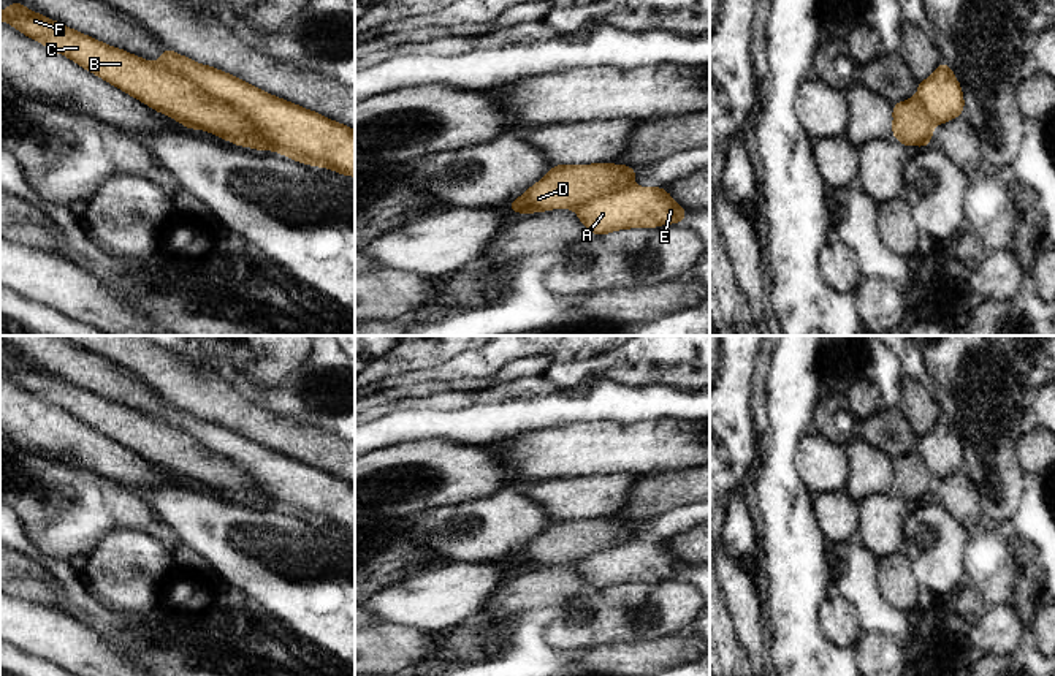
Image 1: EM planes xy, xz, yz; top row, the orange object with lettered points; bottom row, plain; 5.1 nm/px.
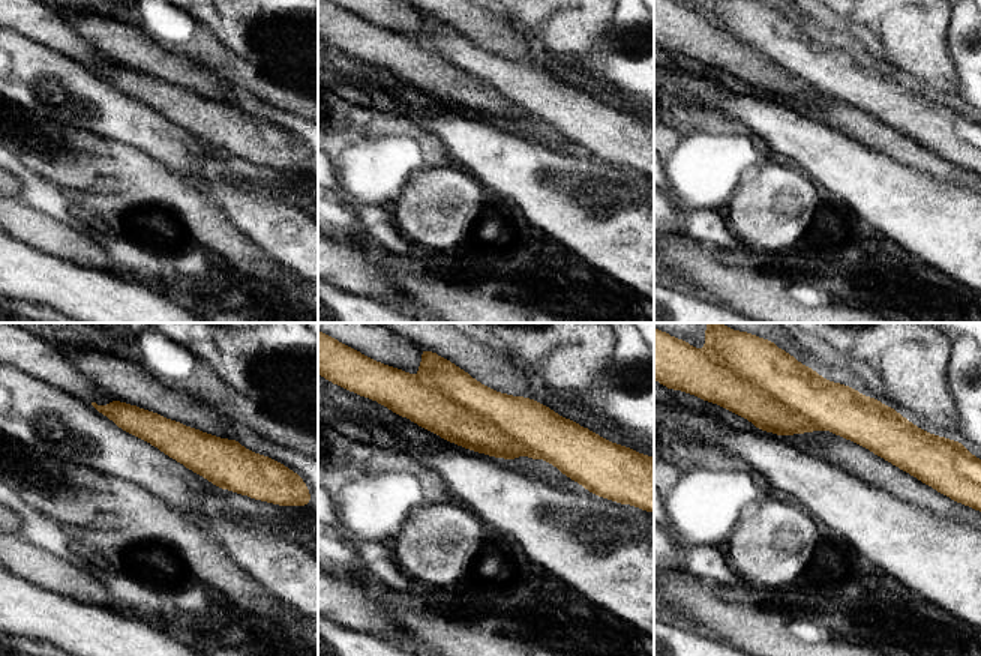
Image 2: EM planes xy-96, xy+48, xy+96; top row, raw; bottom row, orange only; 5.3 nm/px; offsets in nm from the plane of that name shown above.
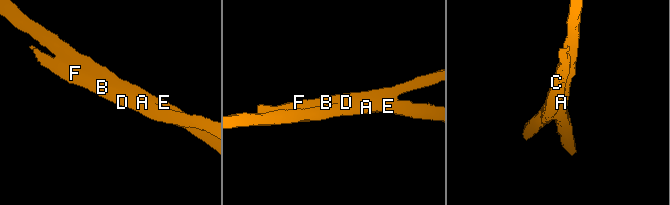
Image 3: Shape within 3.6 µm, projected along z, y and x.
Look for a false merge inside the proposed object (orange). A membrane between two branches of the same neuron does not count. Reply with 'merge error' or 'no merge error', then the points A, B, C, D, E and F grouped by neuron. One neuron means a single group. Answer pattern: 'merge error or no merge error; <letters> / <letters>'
merge error; A E / B C D F

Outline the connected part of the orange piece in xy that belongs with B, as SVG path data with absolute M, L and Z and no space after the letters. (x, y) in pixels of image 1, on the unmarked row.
M10 358L0 375L190 484L200 483L241 502L276 507L252 475L157 416L112 402L30 366L24 358Z

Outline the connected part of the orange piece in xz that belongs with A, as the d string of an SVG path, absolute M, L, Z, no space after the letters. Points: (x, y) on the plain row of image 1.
M629 540L573 564L591 589L618 584L656 583L684 576L681 562L662 541Z

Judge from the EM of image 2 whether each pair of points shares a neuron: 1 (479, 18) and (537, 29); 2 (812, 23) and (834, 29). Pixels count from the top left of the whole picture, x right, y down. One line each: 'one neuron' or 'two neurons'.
1: two neurons
2: one neuron

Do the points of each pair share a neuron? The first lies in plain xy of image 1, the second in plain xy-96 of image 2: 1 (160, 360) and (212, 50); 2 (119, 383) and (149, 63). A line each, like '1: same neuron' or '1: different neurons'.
1: same neuron
2: same neuron

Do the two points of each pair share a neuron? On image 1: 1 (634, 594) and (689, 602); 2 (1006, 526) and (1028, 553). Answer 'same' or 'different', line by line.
1: same
2: same

